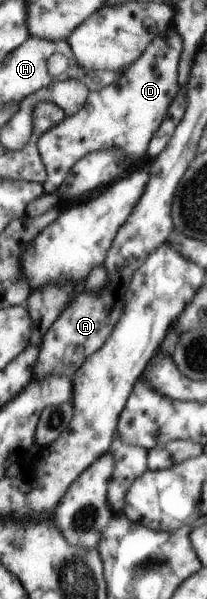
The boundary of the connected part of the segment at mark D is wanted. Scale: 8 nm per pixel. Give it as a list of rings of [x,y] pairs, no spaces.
[[[170,30],[170,34],[162,34],[162,38],[158,38],[158,42],[150,46],[150,50],[146,50],[146,58],[142,58],[142,62],[134,61],[134,66],[130,65],[130,70],[123,69],[120,80],[114,81],[112,85],[105,86],[102,90],[89,91],[86,102],[74,116],[66,116],[60,125],[46,132],[39,141],[41,158],[48,168],[48,178],[42,183],[45,192],[55,193],[82,157],[88,157],[90,153],[102,149],[120,149],[129,161],[134,163],[134,167],[148,160],[146,150],[149,150],[150,141],[167,119],[168,110],[172,107],[170,102],[174,102],[180,88],[178,79],[180,78],[180,60],[183,55],[184,43],[181,34],[177,30]]]

